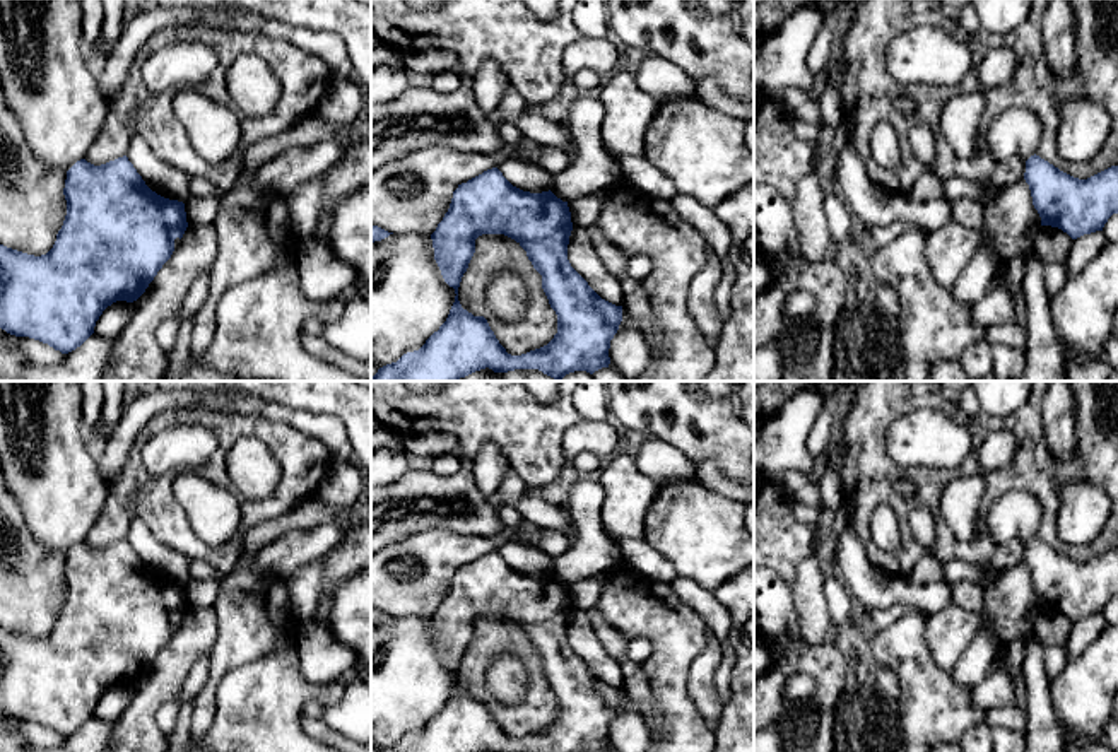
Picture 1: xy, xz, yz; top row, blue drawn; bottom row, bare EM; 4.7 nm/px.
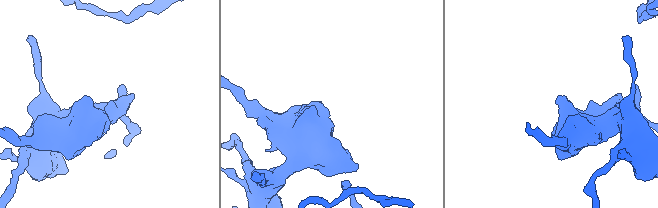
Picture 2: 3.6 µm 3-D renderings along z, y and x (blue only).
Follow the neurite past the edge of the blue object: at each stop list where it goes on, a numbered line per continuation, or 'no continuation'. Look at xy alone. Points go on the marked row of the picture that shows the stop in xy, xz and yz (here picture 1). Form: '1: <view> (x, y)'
no continuation

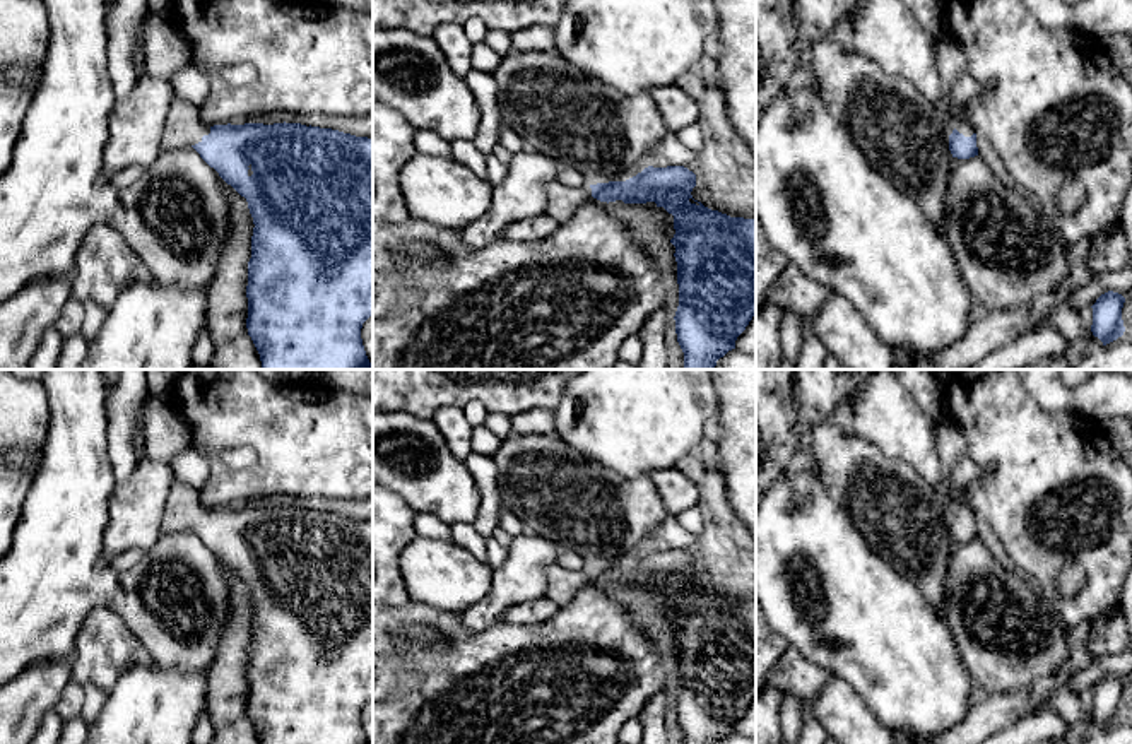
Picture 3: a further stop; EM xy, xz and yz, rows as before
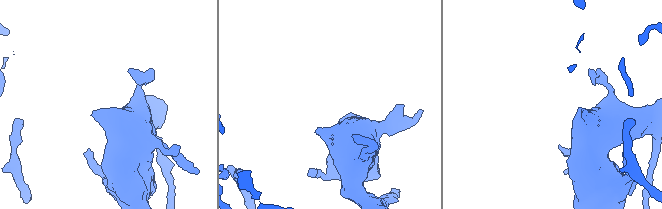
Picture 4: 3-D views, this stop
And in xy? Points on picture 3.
1: xy (183, 127)

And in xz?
1: xz (563, 202)

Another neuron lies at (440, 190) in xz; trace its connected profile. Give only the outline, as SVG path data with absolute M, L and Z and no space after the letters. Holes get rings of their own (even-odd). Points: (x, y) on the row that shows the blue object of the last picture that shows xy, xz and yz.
M416 152L398 183L412 219L457 231L479 219L491 202L489 183L453 157Z

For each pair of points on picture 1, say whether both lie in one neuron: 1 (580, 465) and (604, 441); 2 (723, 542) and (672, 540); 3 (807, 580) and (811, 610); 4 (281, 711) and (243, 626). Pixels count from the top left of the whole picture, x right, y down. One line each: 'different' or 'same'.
1: different
2: same
3: same
4: different

